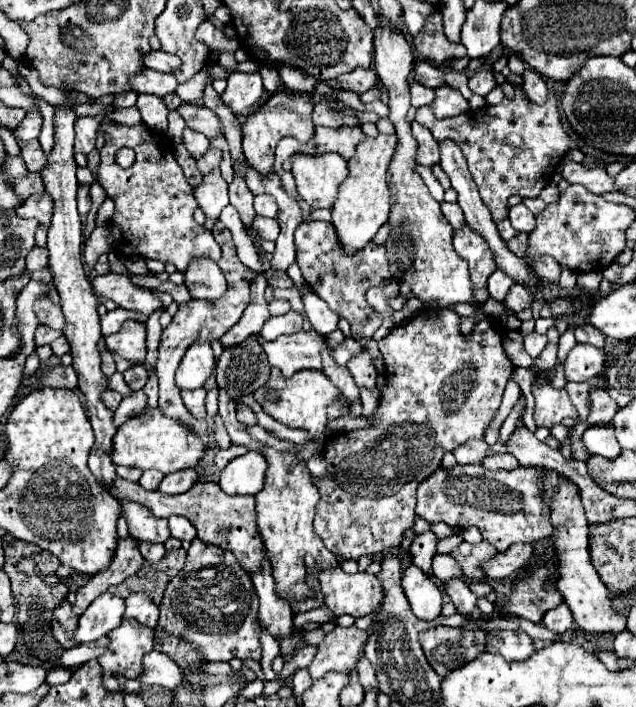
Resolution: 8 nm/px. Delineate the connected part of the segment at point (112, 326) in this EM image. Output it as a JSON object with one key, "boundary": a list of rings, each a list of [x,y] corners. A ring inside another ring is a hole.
{"boundary":[[[117,307],[117,309],[113,309],[113,311],[109,311],[107,315],[101,317],[101,333],[103,335],[117,333],[127,319],[133,319],[133,321],[139,321],[139,323],[145,323],[147,321],[147,317],[143,313],[131,313],[129,309]]]}

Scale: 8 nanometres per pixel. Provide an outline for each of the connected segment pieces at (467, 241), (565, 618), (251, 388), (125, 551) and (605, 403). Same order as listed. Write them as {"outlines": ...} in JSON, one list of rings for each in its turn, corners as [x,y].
{"outlines":[[[[469,225],[453,233],[453,247],[461,259],[469,265],[469,275],[473,283],[473,297],[477,303],[485,303],[489,299],[487,279],[497,269],[493,261],[493,253],[489,253],[489,243],[477,235]]],[[[559,605],[557,609],[551,609],[549,613],[545,613],[543,617],[543,625],[555,633],[563,633],[571,627],[573,623],[573,617],[571,617],[571,611],[567,609],[567,605]]],[[[255,335],[243,343],[225,347],[217,363],[217,387],[225,389],[231,399],[255,393],[271,375],[271,365]]],[[[133,537],[121,539],[117,549],[115,549],[115,555],[113,555],[113,561],[111,561],[109,569],[93,575],[91,581],[77,591],[77,599],[73,603],[73,613],[77,617],[81,613],[85,613],[87,605],[91,605],[93,599],[97,599],[101,593],[105,593],[111,585],[119,585],[127,577],[135,575],[139,571],[141,563],[143,563],[143,557],[137,549],[135,539]]],[[[593,387],[593,389],[589,389],[589,397],[591,397],[591,415],[574,426],[578,435],[582,435],[587,427],[591,427],[595,423],[609,423],[613,419],[613,415],[619,411],[619,405],[609,397],[607,391]]]]}

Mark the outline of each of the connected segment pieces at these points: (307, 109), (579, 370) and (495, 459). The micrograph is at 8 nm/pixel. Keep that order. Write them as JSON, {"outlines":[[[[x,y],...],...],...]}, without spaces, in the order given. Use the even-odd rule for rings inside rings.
{"outlines":[[[[275,93],[265,105],[261,105],[253,115],[245,119],[243,125],[243,153],[247,163],[263,175],[273,173],[275,163],[275,147],[283,137],[295,137],[301,143],[307,143],[313,137],[313,121],[311,121],[313,105],[305,93]]],[[[577,343],[565,359],[567,381],[589,381],[605,369],[605,353],[593,345]]],[[[510,453],[485,457],[485,459],[481,461],[481,465],[485,465],[485,469],[489,469],[489,471],[499,471],[499,469],[510,471],[520,466],[518,460]]]]}

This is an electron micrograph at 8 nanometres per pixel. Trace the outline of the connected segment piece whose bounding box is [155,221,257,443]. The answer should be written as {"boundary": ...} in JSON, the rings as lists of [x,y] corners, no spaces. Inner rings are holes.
{"boundary":[[[217,221],[215,227],[213,227],[213,237],[217,239],[217,243],[221,245],[221,251],[223,251],[223,257],[219,261],[219,267],[223,267],[223,273],[227,275],[227,293],[213,301],[213,303],[207,303],[207,301],[199,301],[199,299],[193,299],[189,303],[183,303],[179,305],[179,311],[173,315],[173,321],[165,327],[163,335],[161,335],[161,343],[159,343],[159,359],[157,359],[157,365],[155,365],[155,371],[157,371],[157,377],[159,377],[159,409],[161,413],[165,413],[167,417],[173,417],[181,423],[185,423],[189,429],[193,429],[205,443],[209,441],[207,437],[207,421],[197,421],[191,417],[191,413],[185,409],[183,405],[183,399],[179,395],[181,389],[177,389],[177,383],[175,383],[175,371],[185,355],[185,351],[199,339],[199,337],[207,337],[207,339],[219,339],[221,335],[225,335],[235,323],[239,323],[245,307],[249,305],[249,283],[251,279],[257,277],[255,271],[251,271],[249,267],[245,267],[239,259],[237,259],[237,253],[235,253],[235,245],[231,241],[231,231],[221,223]]]}

